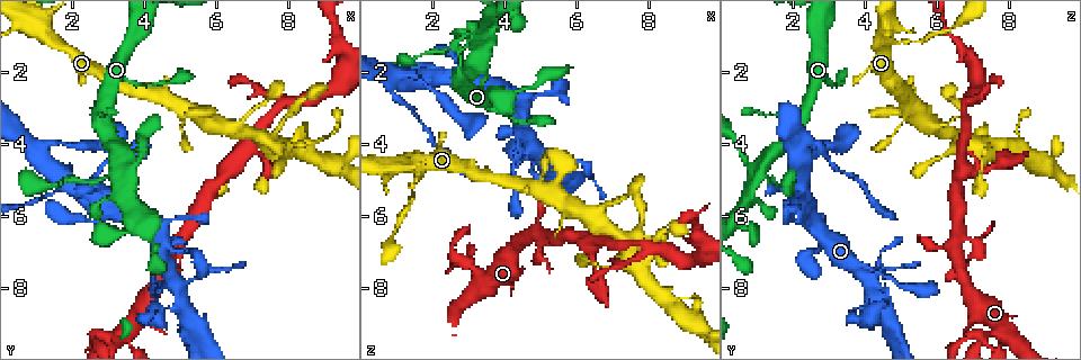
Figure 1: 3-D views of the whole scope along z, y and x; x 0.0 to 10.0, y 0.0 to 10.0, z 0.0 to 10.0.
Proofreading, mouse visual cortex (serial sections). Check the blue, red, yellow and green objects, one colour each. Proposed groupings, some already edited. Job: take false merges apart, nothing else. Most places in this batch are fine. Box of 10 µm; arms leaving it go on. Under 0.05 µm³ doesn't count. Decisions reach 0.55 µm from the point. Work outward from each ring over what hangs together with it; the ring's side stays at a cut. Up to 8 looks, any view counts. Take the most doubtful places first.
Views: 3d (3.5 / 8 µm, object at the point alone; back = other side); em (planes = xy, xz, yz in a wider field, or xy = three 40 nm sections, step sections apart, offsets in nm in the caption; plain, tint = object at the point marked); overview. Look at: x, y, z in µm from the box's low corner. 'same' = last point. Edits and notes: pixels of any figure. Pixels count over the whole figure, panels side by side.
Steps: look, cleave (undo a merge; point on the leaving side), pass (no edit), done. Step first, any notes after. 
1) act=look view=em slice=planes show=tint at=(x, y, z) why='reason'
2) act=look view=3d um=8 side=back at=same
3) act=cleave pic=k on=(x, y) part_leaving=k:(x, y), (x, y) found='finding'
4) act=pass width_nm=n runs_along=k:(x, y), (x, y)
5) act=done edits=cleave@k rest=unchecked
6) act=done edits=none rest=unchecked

act=look view=3d um=3.5 side=back at=(3.45, 4.75, 1.05)

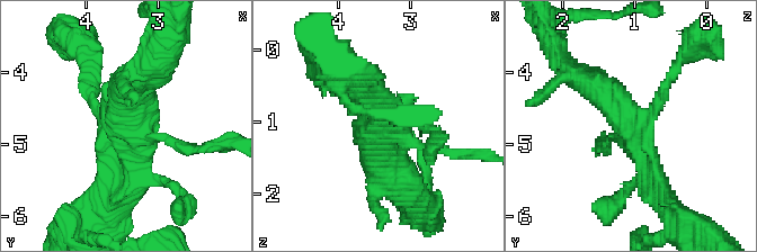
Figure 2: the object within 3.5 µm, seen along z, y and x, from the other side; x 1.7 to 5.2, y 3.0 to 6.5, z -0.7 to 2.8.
act=pass runs_along=2:(580, 75), (630, 127), (658, 194) found='continuous, no second cell'

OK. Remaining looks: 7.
act=look view=3d um=3.5 at=(1.55, 1.20, 5.10)

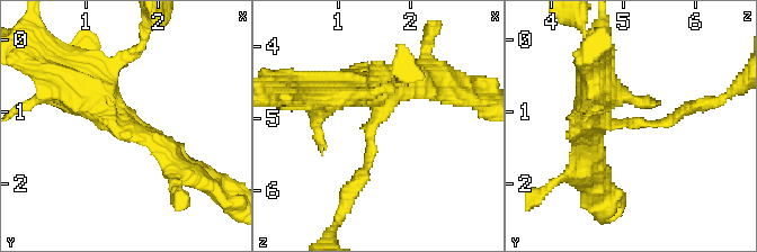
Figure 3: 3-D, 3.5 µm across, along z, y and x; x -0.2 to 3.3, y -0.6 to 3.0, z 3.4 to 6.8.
act=look view=em slice=xy step=2 show=tint at=(1.50, 1.20, 5.05) arm_widths_nm=150,250

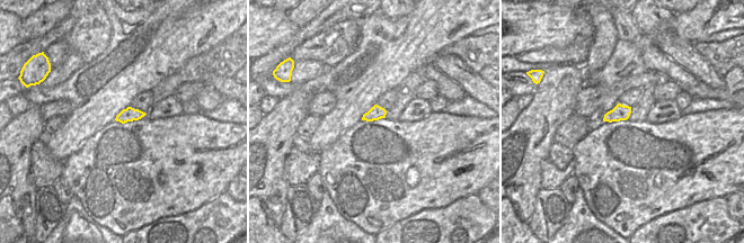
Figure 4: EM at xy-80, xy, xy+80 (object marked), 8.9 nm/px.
act=pass width_nm=130 runs_along=3:(424, 82), (382, 102), (368, 165), (352, 186) found='continuous, no second cell'

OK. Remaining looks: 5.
act=look view=3d um=3.5 at=(6.85, 4.00, 7.40) why='sudden change in width'

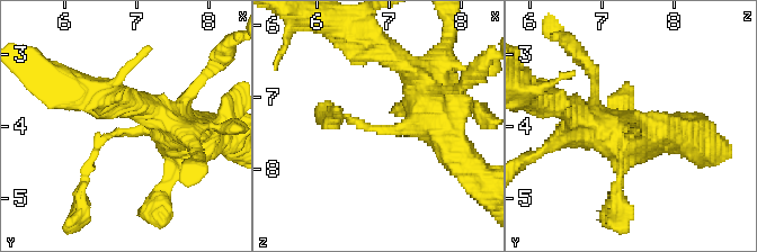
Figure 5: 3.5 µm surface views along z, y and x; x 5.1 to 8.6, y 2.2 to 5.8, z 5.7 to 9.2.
act=look view=em slice=xy step=5 show=tint at=(6.90, 4.05, 7.50) why='now the EM'

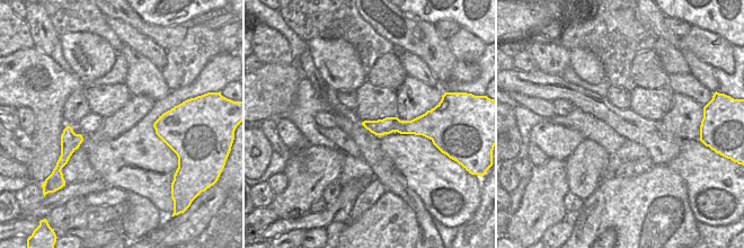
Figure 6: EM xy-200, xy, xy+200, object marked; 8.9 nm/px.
act=pass runs_along=6:(428, 114), (417, 125), (366, 124) found='one cell here'

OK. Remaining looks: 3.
act=done edits=none rest=unchecked

